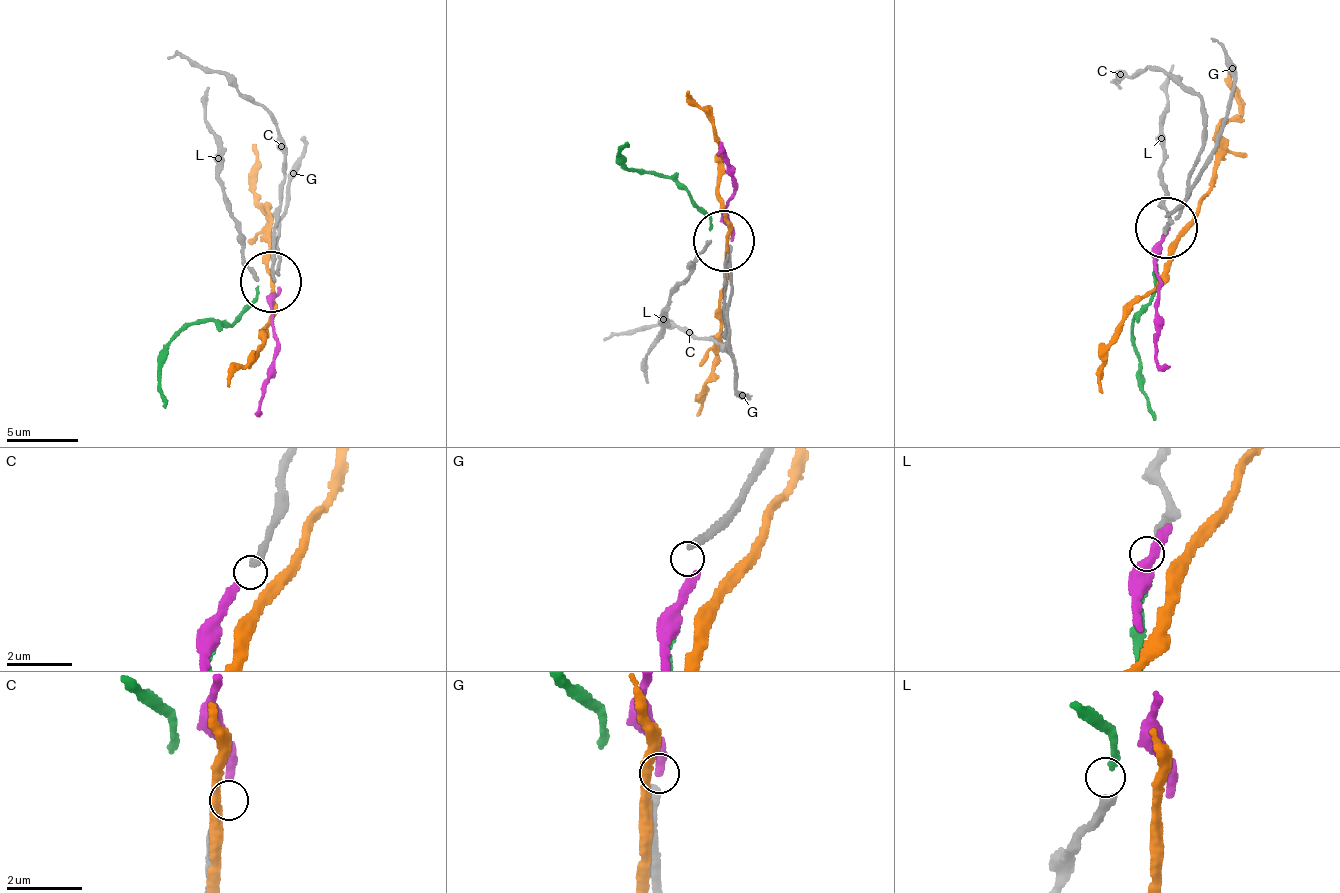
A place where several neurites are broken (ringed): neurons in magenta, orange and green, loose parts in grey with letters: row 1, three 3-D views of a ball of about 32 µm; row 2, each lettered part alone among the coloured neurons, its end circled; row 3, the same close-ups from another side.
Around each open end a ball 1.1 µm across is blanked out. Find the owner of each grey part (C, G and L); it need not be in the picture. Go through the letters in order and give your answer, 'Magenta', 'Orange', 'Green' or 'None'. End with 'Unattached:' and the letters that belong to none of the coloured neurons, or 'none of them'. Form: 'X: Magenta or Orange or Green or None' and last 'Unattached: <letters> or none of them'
C: Magenta
G: None
L: Green
Unattached: G

